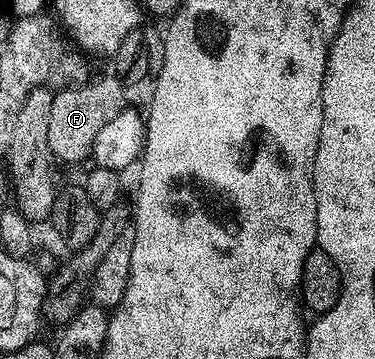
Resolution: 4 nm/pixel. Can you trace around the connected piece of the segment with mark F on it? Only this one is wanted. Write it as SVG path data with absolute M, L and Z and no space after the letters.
M104 76L92 84L86 80L77 83L75 87L64 86L53 95L51 110L48 114L52 124L44 124L44 127L52 128L52 132L47 132L47 136L52 136L47 149L56 148L52 156L60 152L56 158L57 161L66 164L80 162L84 158L86 160L91 153L92 141L100 128L114 120L118 114L123 113L124 90L122 87L124 84L119 77L112 76Z

